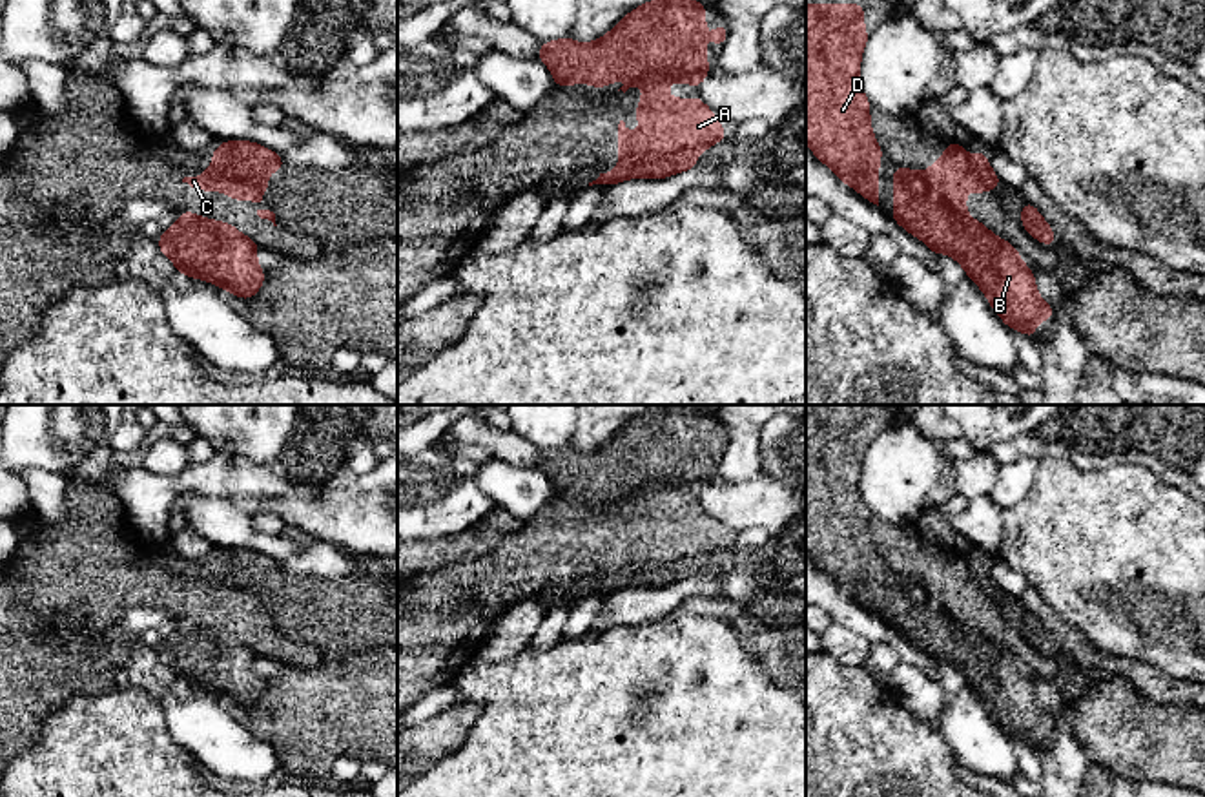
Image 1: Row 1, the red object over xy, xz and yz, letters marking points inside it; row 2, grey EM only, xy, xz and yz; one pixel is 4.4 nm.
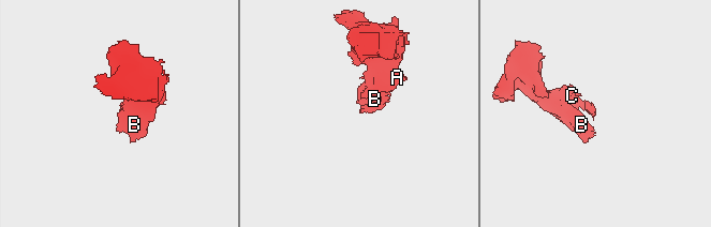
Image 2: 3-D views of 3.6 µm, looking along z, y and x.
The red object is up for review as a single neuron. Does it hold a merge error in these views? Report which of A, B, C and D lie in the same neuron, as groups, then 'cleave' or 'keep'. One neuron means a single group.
A B C D | keep

